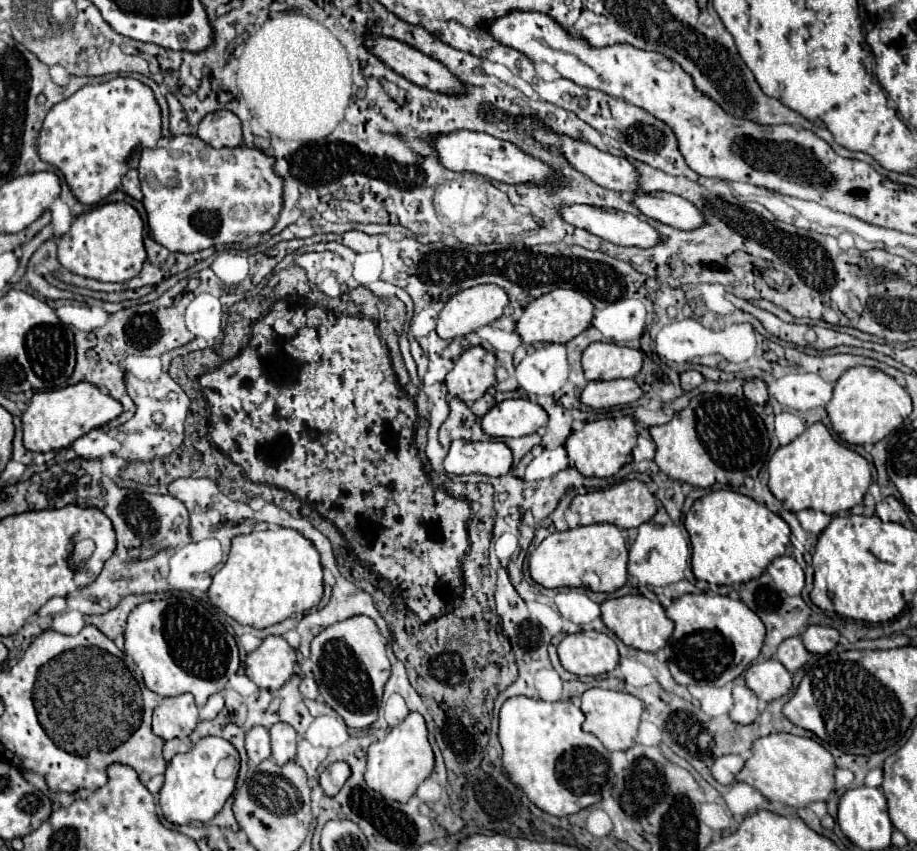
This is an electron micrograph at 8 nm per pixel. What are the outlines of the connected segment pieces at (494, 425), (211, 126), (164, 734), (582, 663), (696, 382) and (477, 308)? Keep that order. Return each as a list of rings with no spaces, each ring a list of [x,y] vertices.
[[[505,400],[495,404],[483,418],[481,428],[493,438],[519,438],[537,432],[547,422],[545,410],[531,400]]]
[[[227,110],[207,114],[199,122],[195,136],[213,148],[237,148],[243,144],[241,122],[233,112]]]
[[[191,694],[163,698],[153,712],[153,732],[163,740],[187,738],[199,722],[199,710]]]
[[[597,630],[569,634],[557,650],[563,668],[575,676],[601,676],[613,672],[619,662],[615,642]]]
[[[689,370],[689,372],[681,372],[681,388],[683,388],[683,392],[691,392],[691,390],[695,390],[697,386],[701,386],[703,384],[703,376],[701,376],[701,372],[697,372],[697,370]]]
[[[481,284],[481,286],[473,286],[469,290],[463,290],[461,294],[455,294],[439,312],[437,318],[437,336],[445,338],[445,340],[453,340],[457,336],[465,336],[469,332],[477,332],[477,328],[487,326],[491,322],[495,322],[497,318],[503,316],[503,308],[507,306],[509,298],[505,294],[505,290],[501,290],[499,286],[493,284]]]

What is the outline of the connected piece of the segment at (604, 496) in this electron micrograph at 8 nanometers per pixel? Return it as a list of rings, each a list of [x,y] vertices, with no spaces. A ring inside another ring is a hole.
[[[629,480],[629,482],[617,484],[609,490],[599,490],[593,494],[573,498],[571,510],[579,514],[579,524],[583,524],[583,526],[587,526],[587,524],[613,524],[617,528],[637,528],[655,516],[657,502],[655,502],[655,496],[647,490],[647,486],[643,482]]]

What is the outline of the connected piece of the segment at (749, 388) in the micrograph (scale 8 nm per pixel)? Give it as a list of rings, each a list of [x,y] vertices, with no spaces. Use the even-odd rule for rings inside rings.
[[[753,378],[753,380],[747,380],[743,384],[743,390],[745,390],[745,398],[751,400],[753,404],[765,404],[767,402],[767,384],[761,380],[761,378]]]

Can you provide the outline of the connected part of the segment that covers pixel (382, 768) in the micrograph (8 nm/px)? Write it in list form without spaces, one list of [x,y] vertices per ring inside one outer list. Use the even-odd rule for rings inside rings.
[[[411,712],[399,726],[395,726],[385,740],[373,742],[367,750],[367,772],[365,772],[365,782],[367,786],[381,794],[387,800],[397,800],[397,802],[407,802],[417,786],[429,778],[433,772],[435,760],[433,760],[433,750],[427,740],[427,726],[425,720],[419,712]]]

